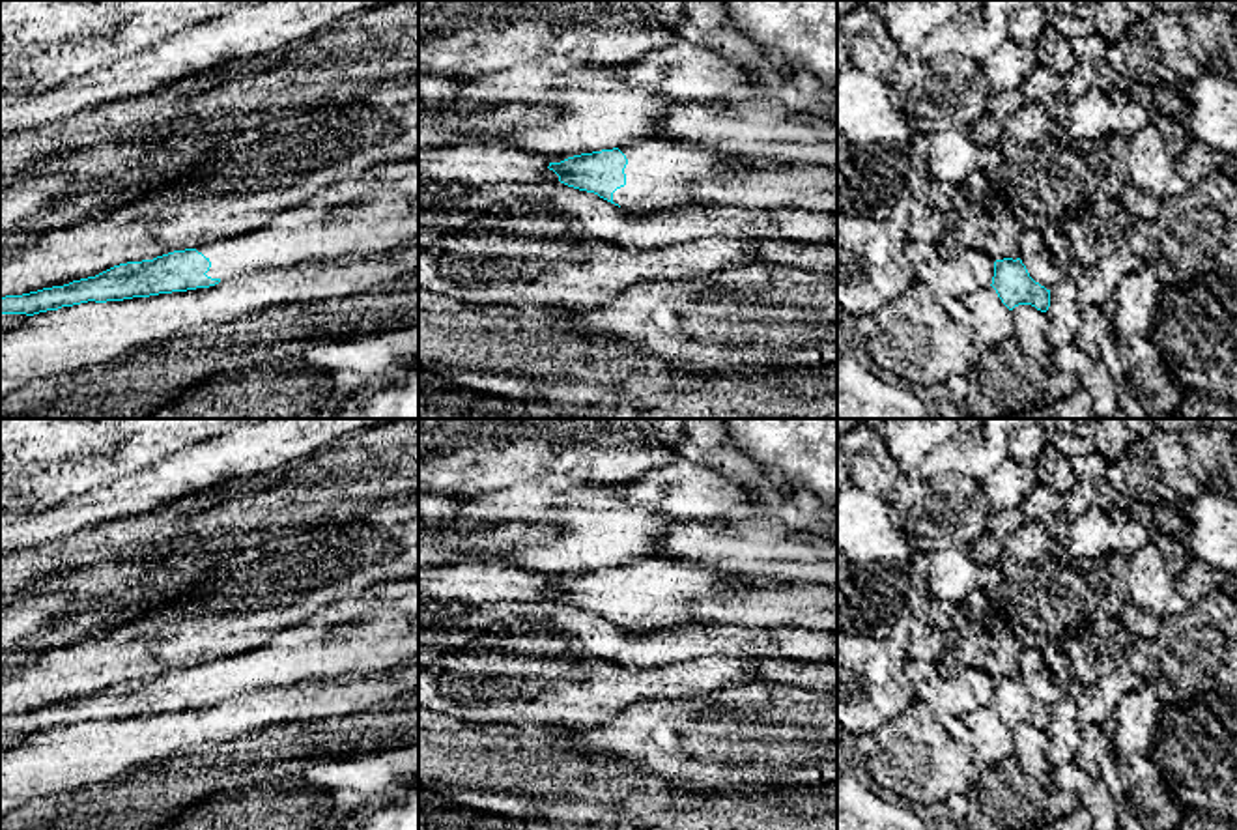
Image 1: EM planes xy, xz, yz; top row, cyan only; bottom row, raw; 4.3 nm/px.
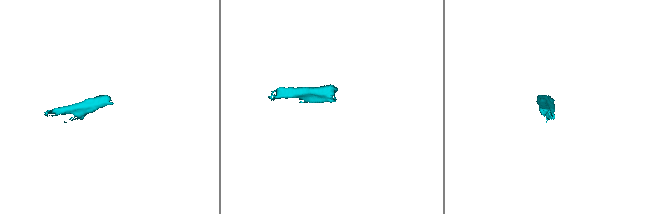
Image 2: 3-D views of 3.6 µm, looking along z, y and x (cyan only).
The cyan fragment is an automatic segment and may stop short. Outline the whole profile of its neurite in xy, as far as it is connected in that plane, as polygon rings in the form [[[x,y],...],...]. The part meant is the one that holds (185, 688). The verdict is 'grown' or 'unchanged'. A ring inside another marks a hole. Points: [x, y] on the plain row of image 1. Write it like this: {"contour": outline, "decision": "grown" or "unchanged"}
{"contour": [[[419,580],[338,598],[273,634],[262,647],[95,695],[0,718],[2,733],[34,735],[88,720],[107,722],[209,707],[247,690],[305,680],[363,679],[419,660]]], "decision": "grown"}

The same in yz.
{"contour": [[[1020,677],[996,679],[990,705],[1009,729],[1018,723],[1031,723],[1046,731],[1050,725],[1050,708],[1030,695]]], "decision": "unchanged"}

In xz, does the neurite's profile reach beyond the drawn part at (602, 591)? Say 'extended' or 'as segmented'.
extended

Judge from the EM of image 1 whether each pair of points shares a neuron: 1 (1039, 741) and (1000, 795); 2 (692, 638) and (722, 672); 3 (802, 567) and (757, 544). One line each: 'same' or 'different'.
1: same
2: different
3: same

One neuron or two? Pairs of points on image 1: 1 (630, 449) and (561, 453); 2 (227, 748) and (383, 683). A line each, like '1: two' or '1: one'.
1: one
2: two

